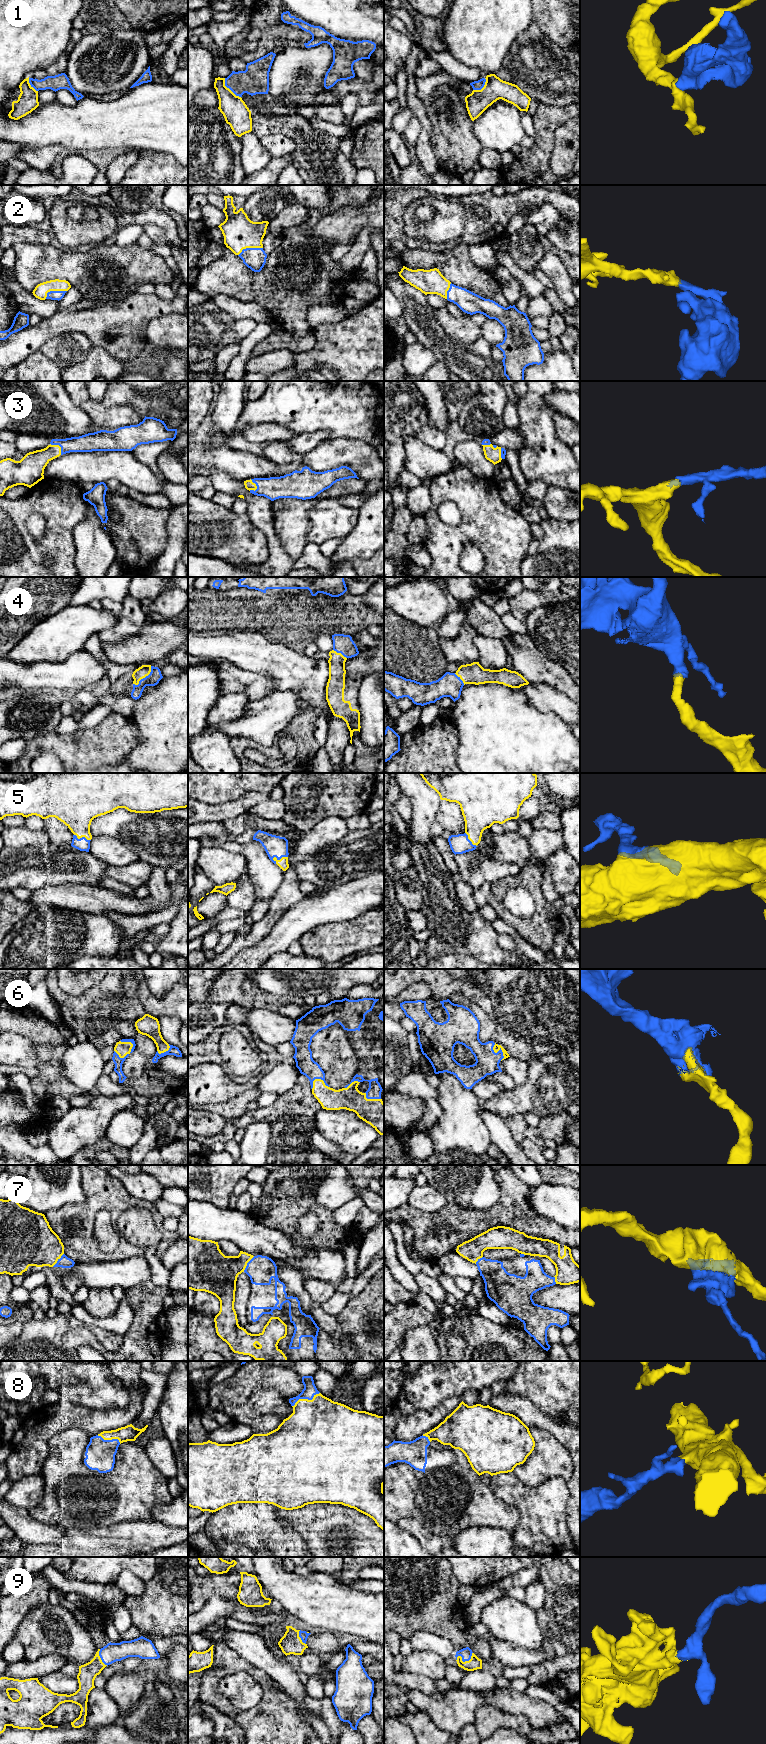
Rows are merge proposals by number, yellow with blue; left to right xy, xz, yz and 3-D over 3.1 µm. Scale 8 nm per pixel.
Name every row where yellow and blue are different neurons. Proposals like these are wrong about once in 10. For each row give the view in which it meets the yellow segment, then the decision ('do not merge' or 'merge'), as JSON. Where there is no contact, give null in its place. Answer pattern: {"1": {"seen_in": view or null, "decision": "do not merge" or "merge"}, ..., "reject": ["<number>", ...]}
{"1": {"seen_in": "xz", "decision": "do not merge"}, "2": {"seen_in": "xz", "decision": "merge"}, "3": {"seen_in": "xy", "decision": "merge"}, "4": {"seen_in": "xy", "decision": "merge"}, "5": {"seen_in": "xz", "decision": "merge"}, "6": {"seen_in": "xy", "decision": "merge"}, "7": {"seen_in": "xz", "decision": "merge"}, "8": {"seen_in": "xz", "decision": "merge"}, "9": {"seen_in": "yz", "decision": "merge"}, "reject": ["1"]}

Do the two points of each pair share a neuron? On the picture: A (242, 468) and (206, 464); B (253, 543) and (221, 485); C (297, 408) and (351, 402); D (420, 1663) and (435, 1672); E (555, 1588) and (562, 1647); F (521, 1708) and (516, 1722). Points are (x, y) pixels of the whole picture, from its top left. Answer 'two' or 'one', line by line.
A: one
B: two
C: one
D: one
E: one
F: two

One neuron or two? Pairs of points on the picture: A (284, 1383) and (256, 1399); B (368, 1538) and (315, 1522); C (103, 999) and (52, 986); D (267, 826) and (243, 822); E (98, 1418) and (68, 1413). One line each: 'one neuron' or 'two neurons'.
A: two neurons
B: one neuron
C: one neuron
D: one neuron
E: one neuron

